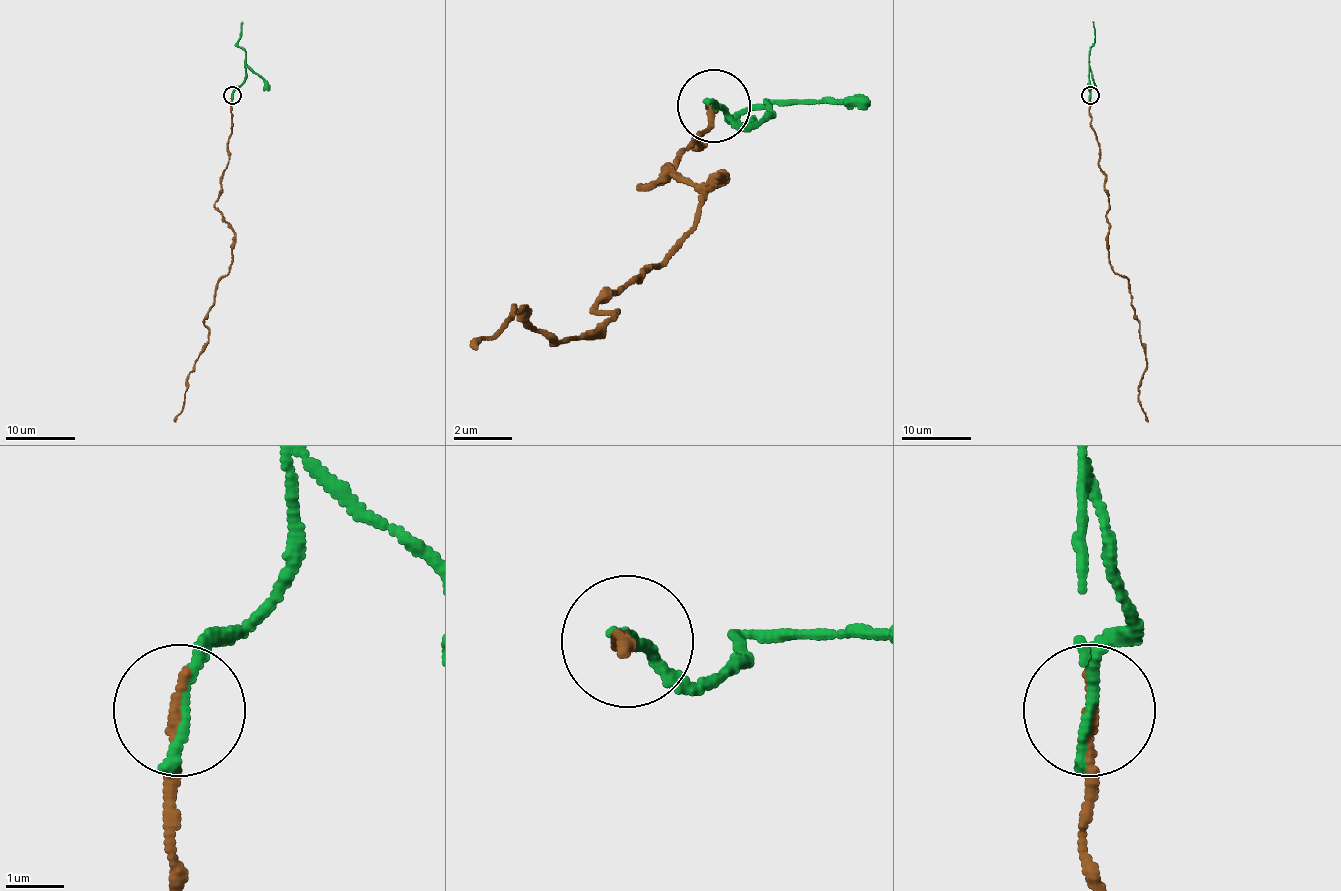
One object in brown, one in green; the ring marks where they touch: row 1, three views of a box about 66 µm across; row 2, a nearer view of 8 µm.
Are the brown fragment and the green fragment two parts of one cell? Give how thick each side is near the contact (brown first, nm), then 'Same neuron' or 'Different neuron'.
Thickness 200 nm (brown) against 220 nm. Different neuron

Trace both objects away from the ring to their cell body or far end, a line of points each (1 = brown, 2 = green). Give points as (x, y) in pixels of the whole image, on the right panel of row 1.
1: (1090, 96), (1090, 127), (1109, 204), (1109, 263), (1128, 280), (1139, 320), (1146, 364), (1139, 404), (1148, 421)
2: (1090, 96), (1094, 87), (1088, 51), (1094, 45), (1092, 21)

